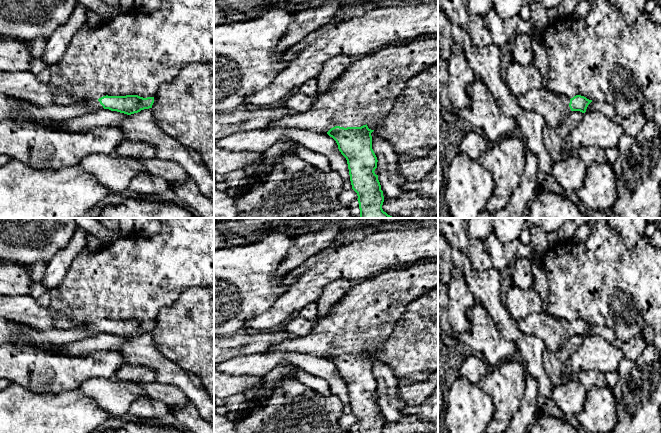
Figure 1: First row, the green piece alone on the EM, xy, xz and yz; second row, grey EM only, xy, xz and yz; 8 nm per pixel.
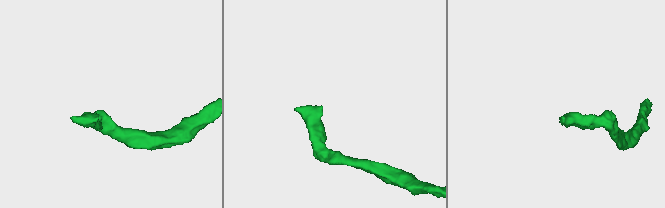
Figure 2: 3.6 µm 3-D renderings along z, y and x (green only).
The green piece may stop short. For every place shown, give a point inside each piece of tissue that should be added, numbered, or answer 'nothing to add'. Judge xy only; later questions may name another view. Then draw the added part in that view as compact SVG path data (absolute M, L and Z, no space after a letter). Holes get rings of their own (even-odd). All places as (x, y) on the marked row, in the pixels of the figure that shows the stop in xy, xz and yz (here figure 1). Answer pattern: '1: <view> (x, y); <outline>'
1: xy (94, 105); M79 98L72 102L73 104L83 104L87 106L92 112L104 109L98 100L93 100L89 98Z

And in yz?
1: yz (554, 107); M544 86L518 96L518 102L523 109L540 114L545 125L555 130L571 112L570 98L564 94L552 92Z

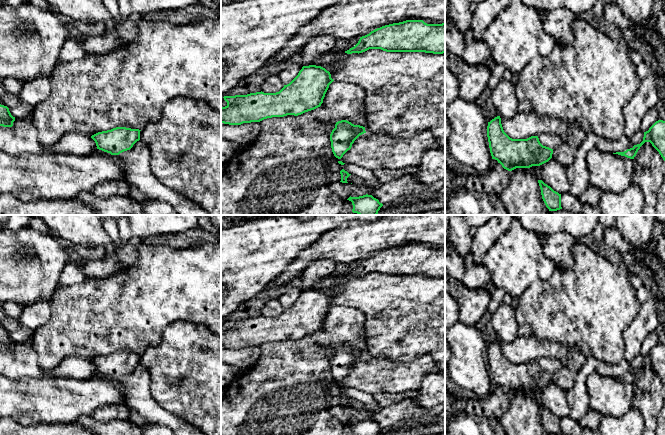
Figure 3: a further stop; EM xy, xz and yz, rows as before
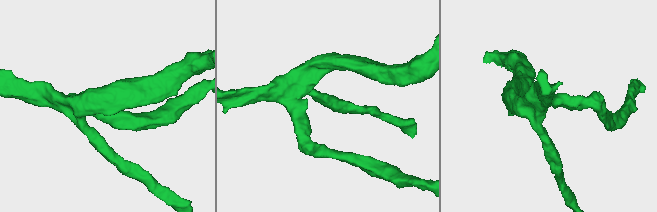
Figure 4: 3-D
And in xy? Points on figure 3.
nothing to add

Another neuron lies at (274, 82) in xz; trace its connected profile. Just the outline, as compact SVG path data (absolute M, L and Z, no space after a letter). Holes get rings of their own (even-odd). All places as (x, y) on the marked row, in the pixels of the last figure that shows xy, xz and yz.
M274 75L265 80L262 84L262 92L264 93L276 93L284 87L283 82L278 75Z

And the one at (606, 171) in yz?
M593 149L587 153L590 185L601 191L622 192L632 184L634 160Z

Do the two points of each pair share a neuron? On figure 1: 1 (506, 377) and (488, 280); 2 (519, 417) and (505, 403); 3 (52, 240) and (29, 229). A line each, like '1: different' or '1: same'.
1: different
2: different
3: same

